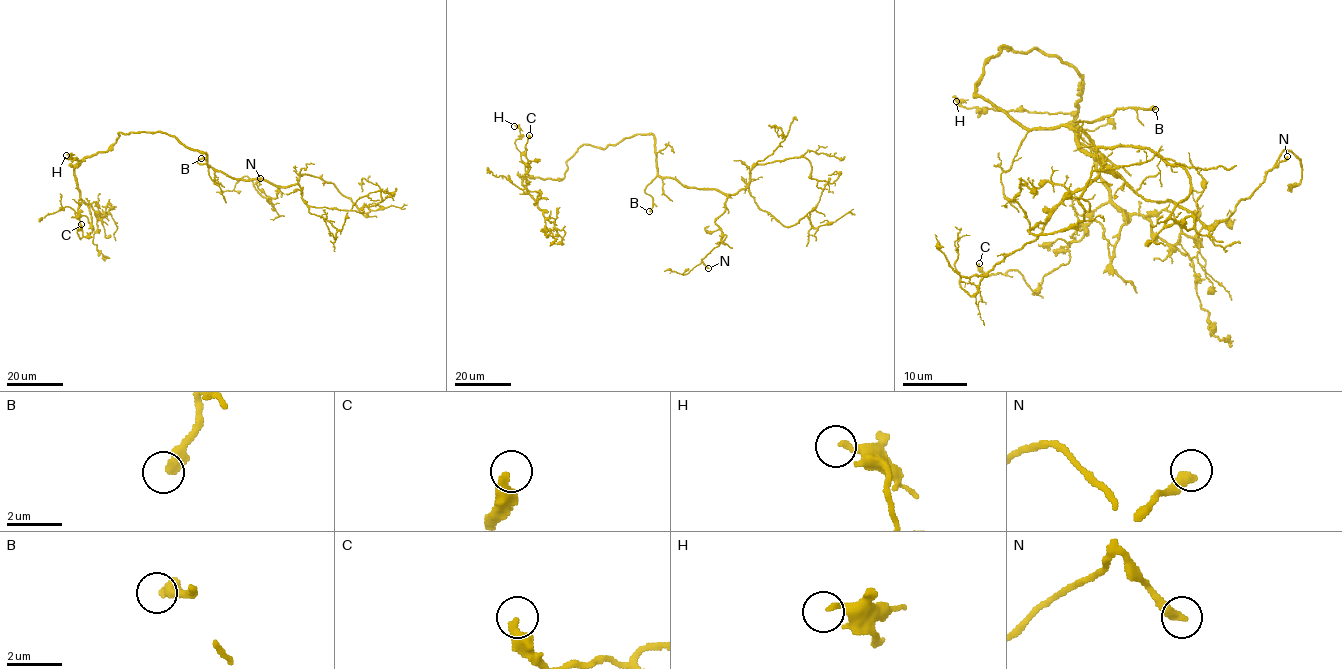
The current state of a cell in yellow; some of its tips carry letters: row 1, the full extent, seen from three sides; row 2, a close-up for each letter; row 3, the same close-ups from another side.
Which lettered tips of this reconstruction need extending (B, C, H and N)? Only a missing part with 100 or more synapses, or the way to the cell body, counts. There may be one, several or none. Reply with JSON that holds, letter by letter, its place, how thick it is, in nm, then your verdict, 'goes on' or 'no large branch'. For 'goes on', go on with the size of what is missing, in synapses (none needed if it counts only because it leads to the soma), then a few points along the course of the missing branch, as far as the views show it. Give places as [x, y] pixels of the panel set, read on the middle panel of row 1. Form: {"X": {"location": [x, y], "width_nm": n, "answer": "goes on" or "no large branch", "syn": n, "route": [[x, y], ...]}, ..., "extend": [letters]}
{"B": {"location": [649, 211], "width_nm": 480, "answer": "goes on", "route": [[649, 211], [628, 254], [604, 266], [585, 264], [554, 254], [524, 231]]}, "C": {"location": [529, 135], "width_nm": 400, "answer": "no large branch"}, "H": {"location": [514, 126], "width_nm": 180, "answer": "no large branch"}, "N": {"location": [708, 268], "width_nm": 360, "answer": "no large branch"}, "extend": ["B"]}

